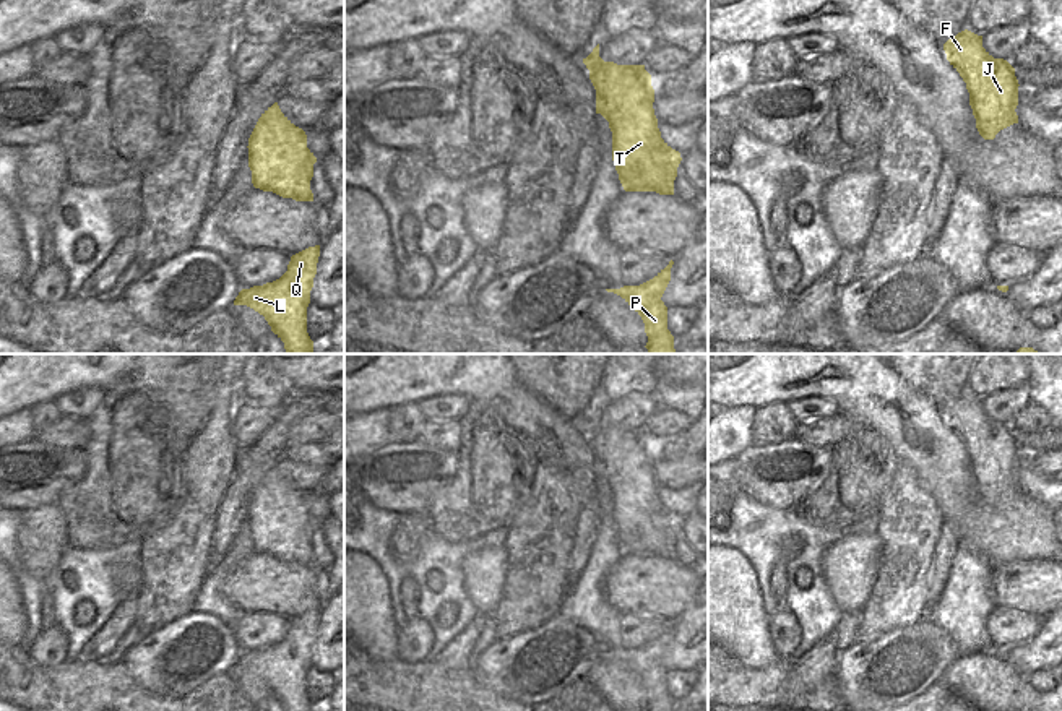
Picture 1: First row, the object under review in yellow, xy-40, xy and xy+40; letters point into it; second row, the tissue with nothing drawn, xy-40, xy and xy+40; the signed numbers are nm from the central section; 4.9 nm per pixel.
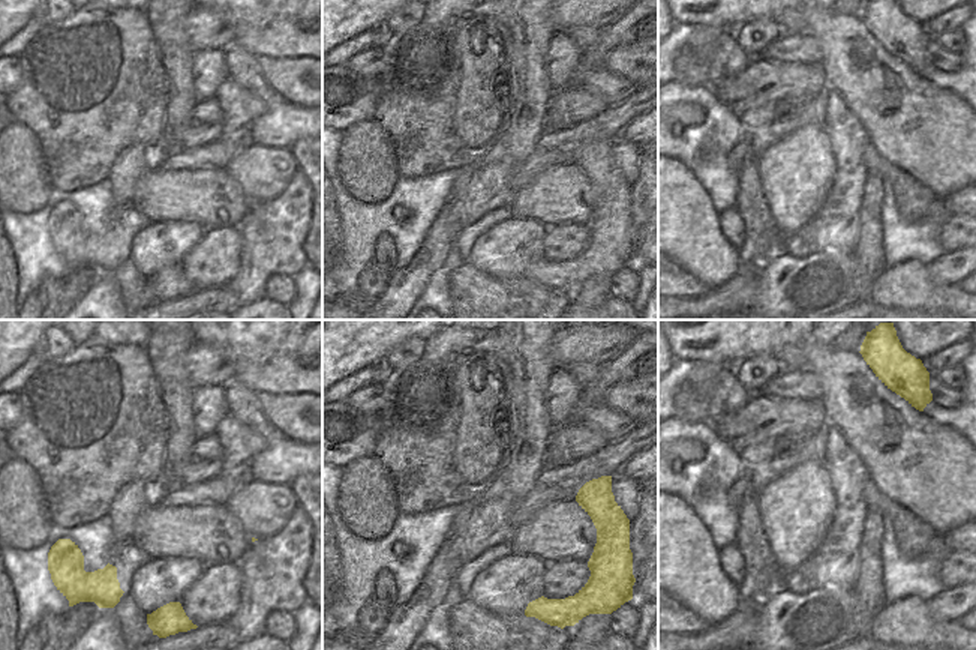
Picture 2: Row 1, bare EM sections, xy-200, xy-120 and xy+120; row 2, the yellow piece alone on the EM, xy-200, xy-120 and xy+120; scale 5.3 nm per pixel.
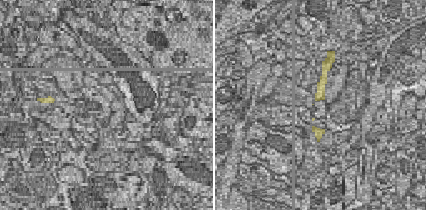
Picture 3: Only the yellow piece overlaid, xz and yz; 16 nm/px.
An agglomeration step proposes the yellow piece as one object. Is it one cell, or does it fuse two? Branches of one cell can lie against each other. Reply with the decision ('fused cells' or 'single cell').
single cell

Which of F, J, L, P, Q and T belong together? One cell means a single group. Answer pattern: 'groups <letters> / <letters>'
groups F J L P Q T

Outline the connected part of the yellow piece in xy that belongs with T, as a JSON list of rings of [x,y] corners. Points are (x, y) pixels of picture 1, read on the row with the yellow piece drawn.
[[[599,44],[583,58],[596,89],[596,114],[601,114],[612,131],[612,161],[625,192],[656,192],[674,195],[674,180],[682,161],[663,138],[654,115],[654,89],[645,65],[617,65],[599,57]]]

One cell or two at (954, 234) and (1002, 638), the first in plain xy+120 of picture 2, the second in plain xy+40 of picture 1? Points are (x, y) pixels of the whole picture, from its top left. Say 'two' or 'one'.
one

